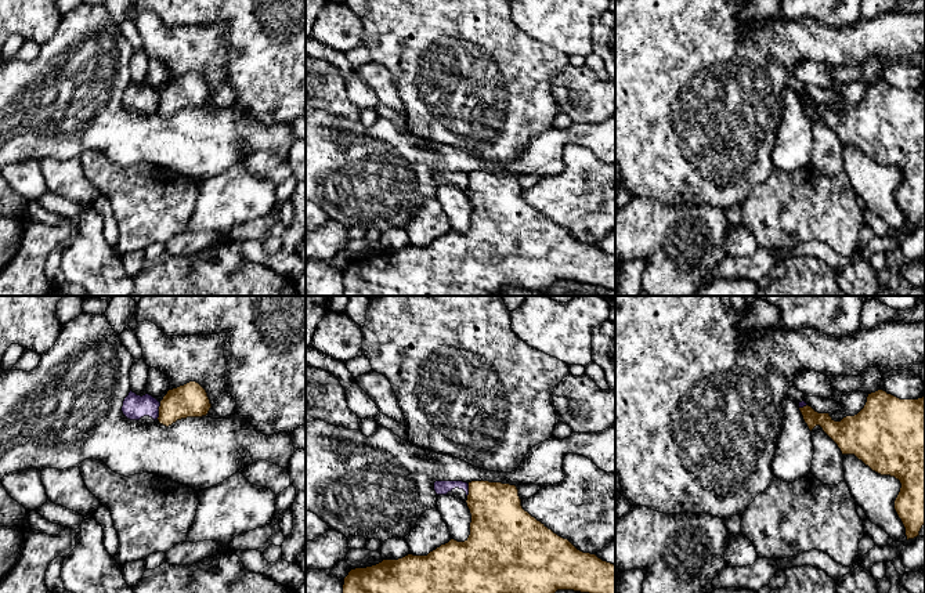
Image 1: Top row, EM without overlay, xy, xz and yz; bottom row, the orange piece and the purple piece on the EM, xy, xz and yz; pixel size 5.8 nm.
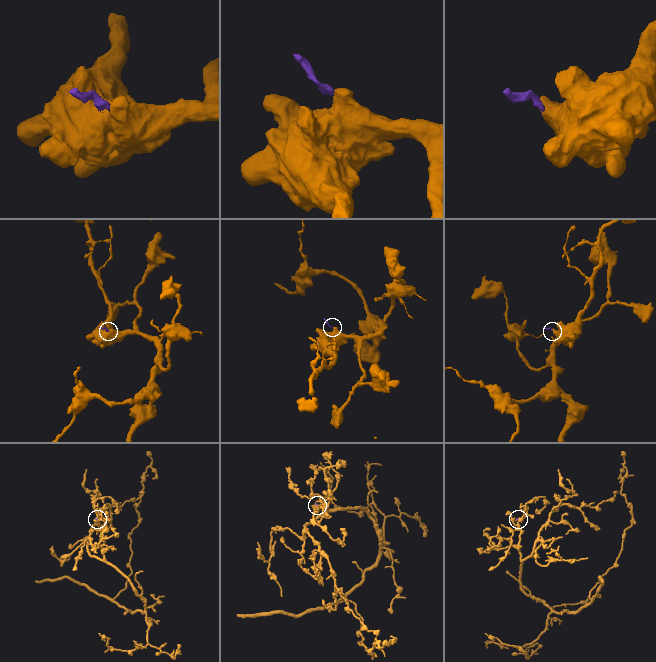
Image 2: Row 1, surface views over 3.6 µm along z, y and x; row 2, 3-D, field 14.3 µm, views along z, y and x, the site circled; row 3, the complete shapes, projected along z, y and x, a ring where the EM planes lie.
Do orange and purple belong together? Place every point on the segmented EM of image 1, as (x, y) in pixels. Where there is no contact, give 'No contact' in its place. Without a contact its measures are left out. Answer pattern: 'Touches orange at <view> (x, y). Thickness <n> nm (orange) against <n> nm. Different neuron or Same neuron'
Touches orange at xy (159, 411). Thickness 200 nm (orange) against 140 nm. Different neuron

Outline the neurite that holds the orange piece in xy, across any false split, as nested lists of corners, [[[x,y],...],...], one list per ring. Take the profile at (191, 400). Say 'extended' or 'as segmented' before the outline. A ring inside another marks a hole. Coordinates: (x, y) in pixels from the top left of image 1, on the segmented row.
as segmented; [[[189,382],[169,390],[160,401],[159,423],[169,427],[177,420],[202,417],[212,408],[206,390],[196,382]]]

